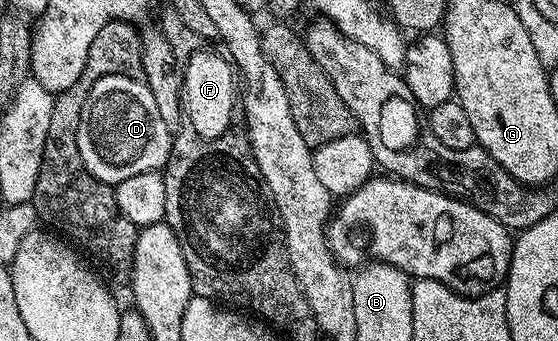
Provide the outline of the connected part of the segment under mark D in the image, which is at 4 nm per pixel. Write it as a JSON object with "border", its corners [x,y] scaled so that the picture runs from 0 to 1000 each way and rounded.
{"border":[[[190,220],[159,261],[145,320],[133,431],[145,449],[145,472],[168,525],[204,543],[229,519],[246,519],[246,507],[294,493],[305,460],[308,411],[308,375],[289,355],[278,276],[256,232]]]}

